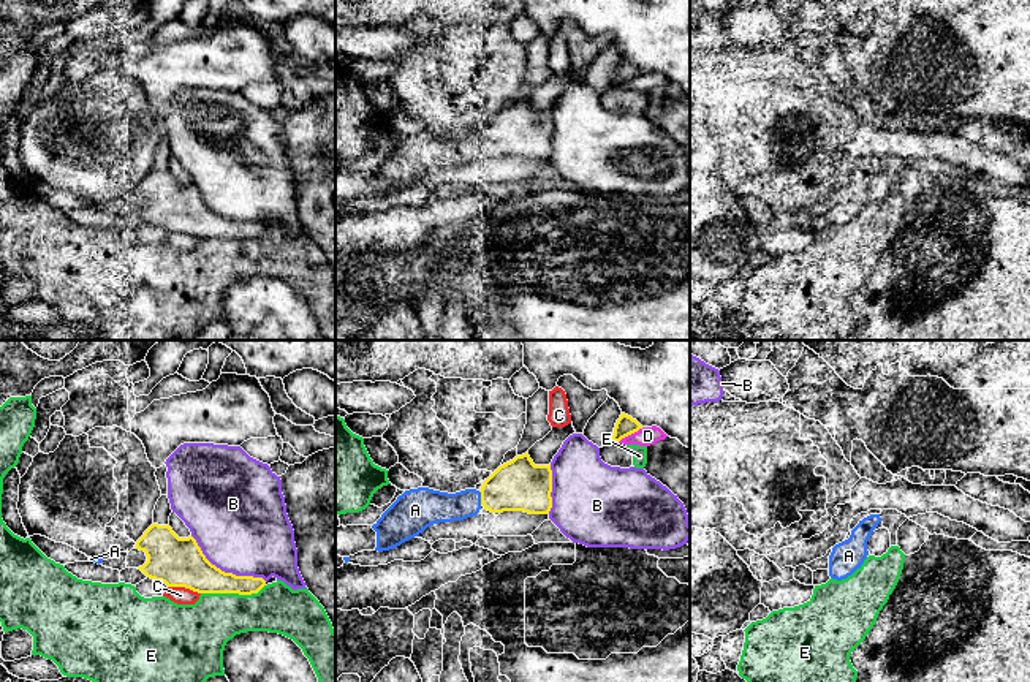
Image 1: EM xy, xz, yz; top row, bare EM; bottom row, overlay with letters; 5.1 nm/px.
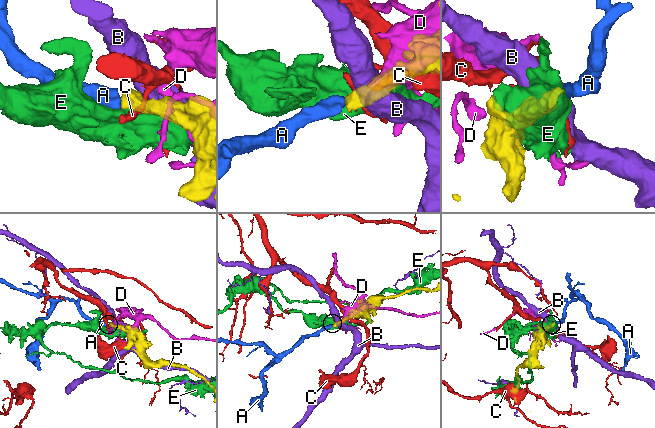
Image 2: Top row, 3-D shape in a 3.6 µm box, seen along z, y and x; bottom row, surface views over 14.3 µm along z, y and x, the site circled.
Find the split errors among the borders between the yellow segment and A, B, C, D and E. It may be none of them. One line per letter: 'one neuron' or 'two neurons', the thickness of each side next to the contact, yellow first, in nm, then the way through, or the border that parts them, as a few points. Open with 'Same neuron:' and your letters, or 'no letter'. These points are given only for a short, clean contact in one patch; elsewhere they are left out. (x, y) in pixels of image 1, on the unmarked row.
Same neuron: A
A: one neuron | 260/170 nm
B: two neurons | 260/480 nm
C: two neurons | 260/90 nm | along xy (168, 231), (184, 231), (200, 239)
D: two neurons | 100/100 nm
E: two neurons | 200/280 nm

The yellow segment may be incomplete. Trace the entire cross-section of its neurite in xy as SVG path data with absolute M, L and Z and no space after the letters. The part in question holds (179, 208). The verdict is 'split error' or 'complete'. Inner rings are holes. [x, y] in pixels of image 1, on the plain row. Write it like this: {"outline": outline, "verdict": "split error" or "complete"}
{"outline": "M152 169L136 187L147 207L139 212L147 223L168 233L185 233L198 239L258 239L266 226L236 222L212 210L193 182L179 184L168 171Z", "verdict": "complete"}

